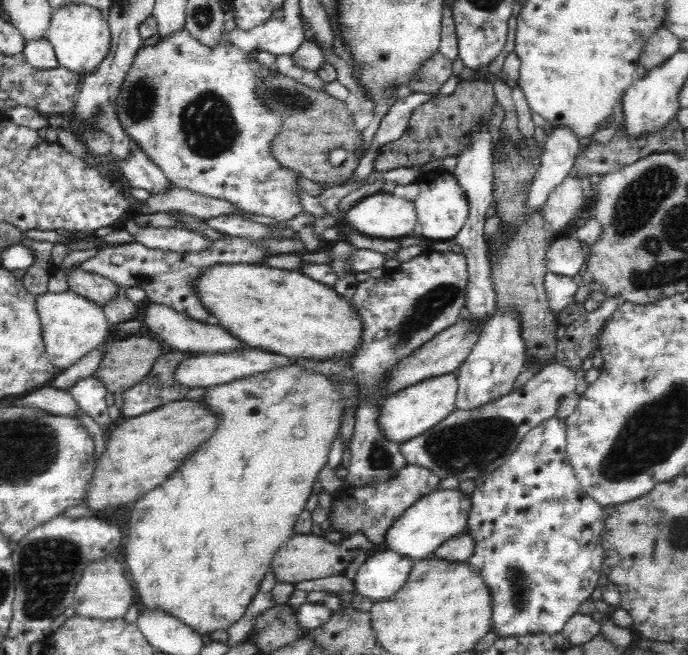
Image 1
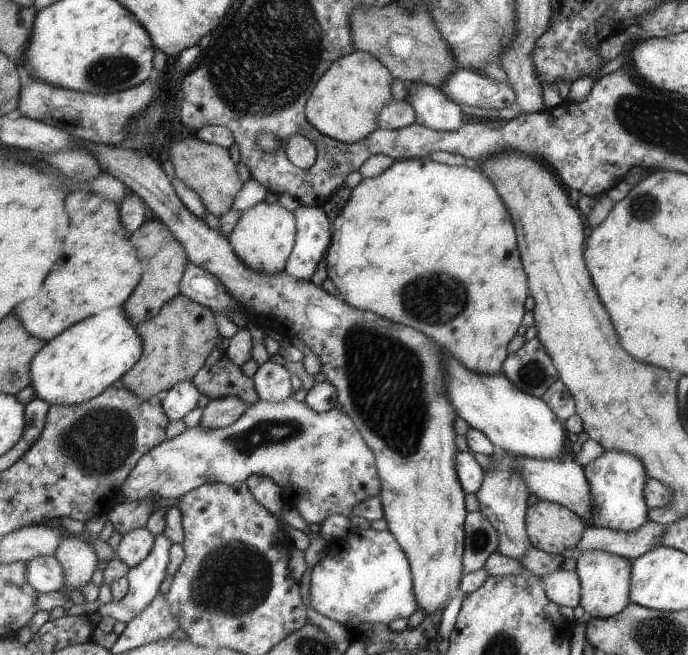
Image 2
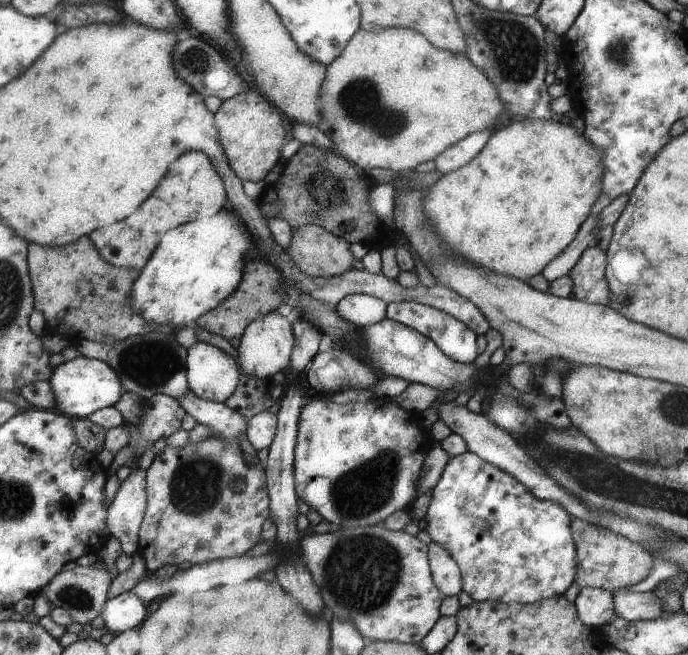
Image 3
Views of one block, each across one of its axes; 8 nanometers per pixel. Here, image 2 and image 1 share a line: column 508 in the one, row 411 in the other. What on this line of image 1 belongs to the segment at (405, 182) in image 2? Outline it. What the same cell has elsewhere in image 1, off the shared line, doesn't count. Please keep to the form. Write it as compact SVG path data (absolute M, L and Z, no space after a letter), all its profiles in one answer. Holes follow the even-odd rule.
M292 363L264 372L264 374L241 378L236 382L212 385L207 388L202 402L208 404L214 410L214 414L218 416L218 420L220 420L218 430L204 446L200 446L196 450L196 454L192 454L186 462L182 461L176 472L171 474L170 480L165 480L164 484L157 485L148 494L143 494L138 500L135 500L132 516L130 516L130 530L128 530L124 544L119 551L125 566L128 567L129 578L132 579L133 586L136 587L139 607L150 611L160 609L172 617L180 619L180 622L200 636L211 634L215 630L227 630L231 624L244 616L245 610L259 591L264 574L271 567L274 554L288 539L295 535L294 524L298 515L304 510L308 497L312 494L312 484L317 481L318 472L327 463L330 444L336 436L336 430L340 428L343 411L349 407L354 410L362 402L362 393L358 392L358 385L352 380L332 381L323 373L310 372L303 365Z

